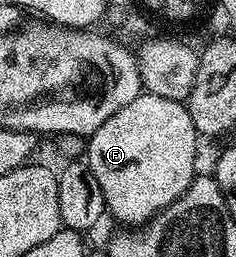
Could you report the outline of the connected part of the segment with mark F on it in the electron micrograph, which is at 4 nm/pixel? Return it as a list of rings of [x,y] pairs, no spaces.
[[[143,93],[135,97],[131,105],[123,105],[119,113],[107,117],[107,121],[103,121],[103,125],[99,125],[99,129],[87,139],[87,162],[99,181],[99,189],[103,189],[106,212],[110,216],[113,214],[121,225],[140,225],[158,215],[164,207],[176,201],[195,178],[193,166],[197,163],[197,142],[199,136],[191,121],[191,113],[182,101]]]

